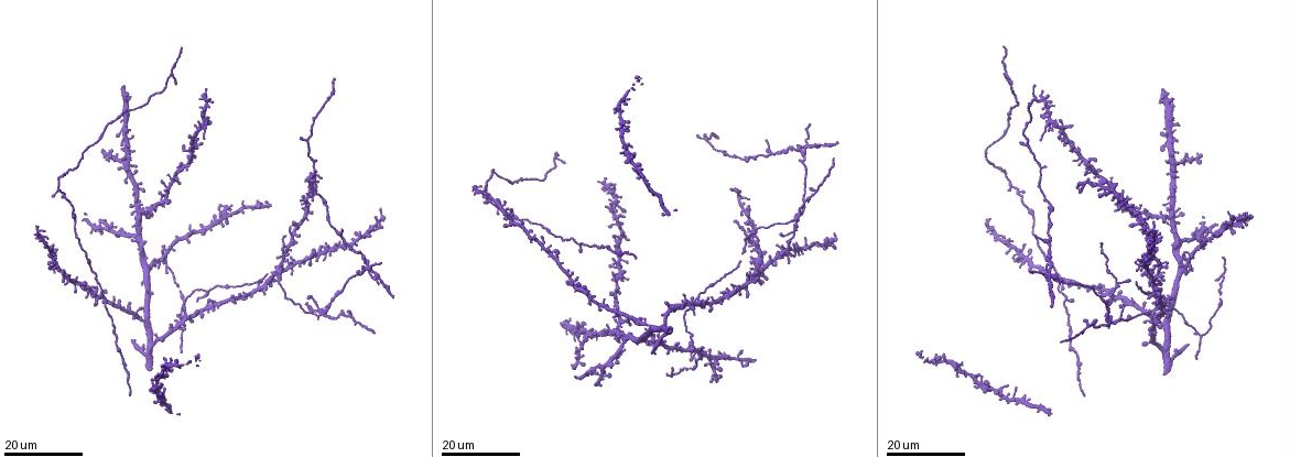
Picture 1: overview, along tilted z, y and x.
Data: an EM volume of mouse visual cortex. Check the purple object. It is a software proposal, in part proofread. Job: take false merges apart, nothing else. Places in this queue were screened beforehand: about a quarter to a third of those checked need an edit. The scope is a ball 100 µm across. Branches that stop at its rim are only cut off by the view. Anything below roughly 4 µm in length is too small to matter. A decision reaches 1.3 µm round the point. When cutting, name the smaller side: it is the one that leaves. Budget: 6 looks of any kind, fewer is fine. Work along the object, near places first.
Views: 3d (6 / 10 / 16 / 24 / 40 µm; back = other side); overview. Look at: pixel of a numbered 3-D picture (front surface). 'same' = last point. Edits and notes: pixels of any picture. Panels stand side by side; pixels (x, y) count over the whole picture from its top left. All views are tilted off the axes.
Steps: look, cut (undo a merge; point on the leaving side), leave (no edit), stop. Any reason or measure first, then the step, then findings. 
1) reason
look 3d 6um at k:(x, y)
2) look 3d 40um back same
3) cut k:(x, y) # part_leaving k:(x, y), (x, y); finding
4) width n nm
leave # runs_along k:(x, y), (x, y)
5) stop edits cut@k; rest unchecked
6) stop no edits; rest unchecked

four-way junction
look 3d 16um at 1:(710, 359)

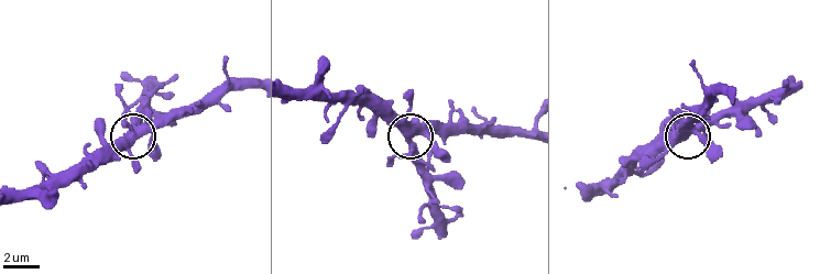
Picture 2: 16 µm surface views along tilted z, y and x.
closer look
look 3d 10um at 2:(413, 138)

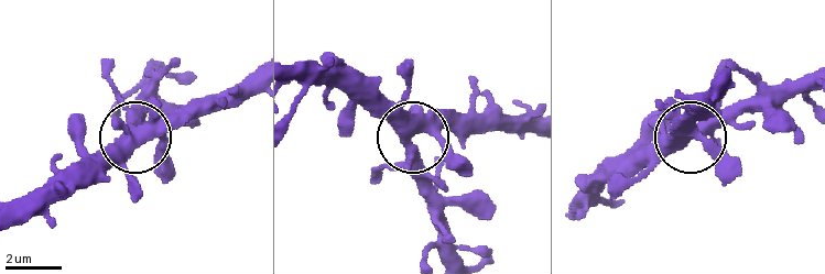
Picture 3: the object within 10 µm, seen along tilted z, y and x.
width 450 nm
leave # runs_along 3:(293, 64), (376, 89), (412, 138), (436, 211); continuous, no second neuron

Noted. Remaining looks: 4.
branch point
look 3d 16um at 1:(207, 292)

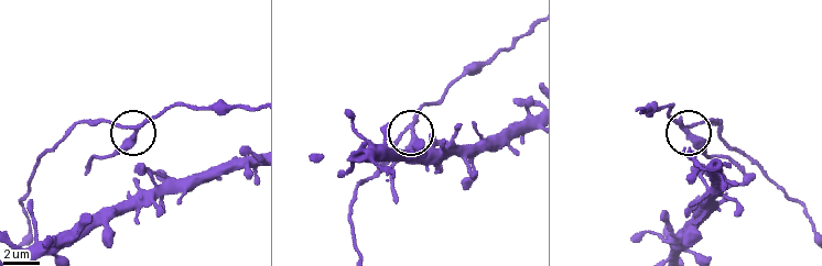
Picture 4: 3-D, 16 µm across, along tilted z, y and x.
look 3d 6um at 4:(688, 124)

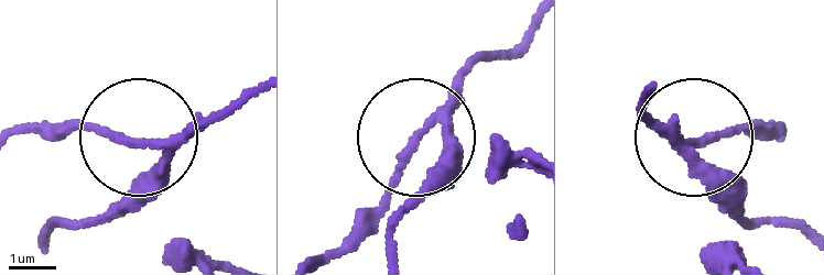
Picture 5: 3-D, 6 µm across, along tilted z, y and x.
side_arm 47 um
cut 5:(156, 194) # part_leaving 5:(181, 142), (108, 207), (57, 217), (46, 239); a second neuron is stuck on

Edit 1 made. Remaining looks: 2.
stop edits cut@5; rest unchecked

